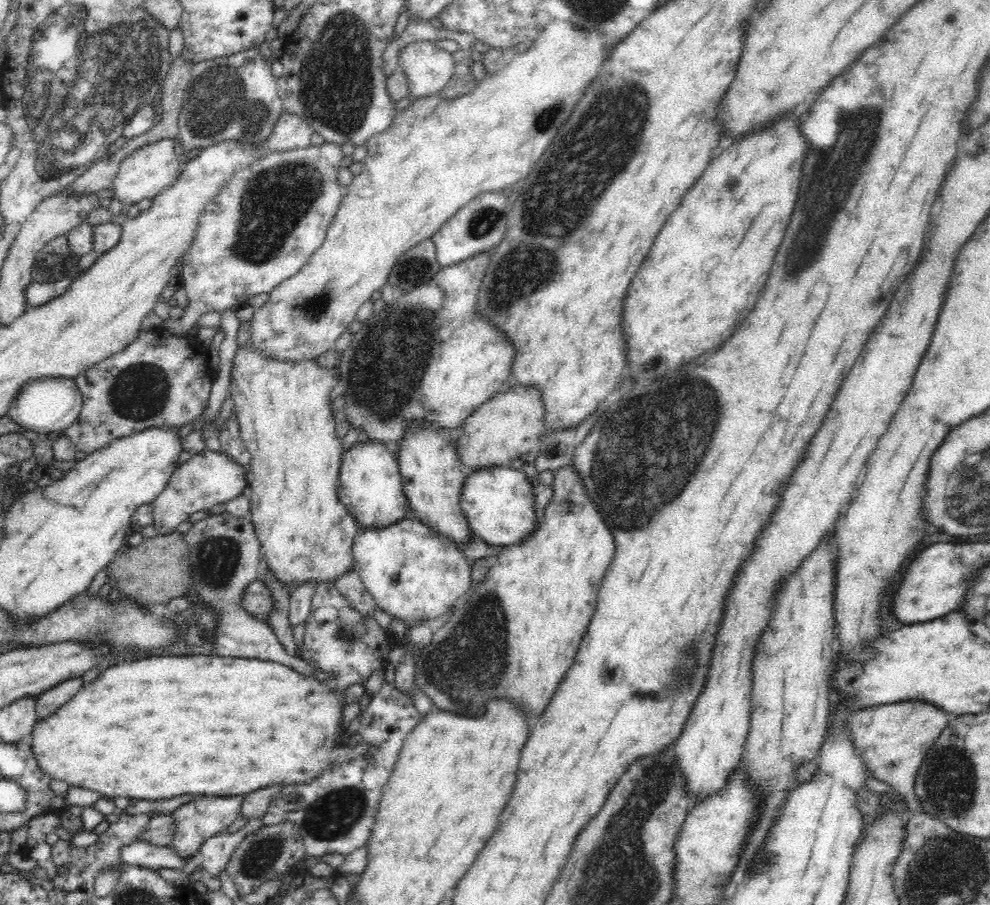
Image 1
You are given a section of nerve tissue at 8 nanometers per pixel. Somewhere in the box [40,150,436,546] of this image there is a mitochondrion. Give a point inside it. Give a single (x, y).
(276, 200)

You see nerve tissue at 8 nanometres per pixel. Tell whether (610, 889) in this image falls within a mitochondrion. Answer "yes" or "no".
yes

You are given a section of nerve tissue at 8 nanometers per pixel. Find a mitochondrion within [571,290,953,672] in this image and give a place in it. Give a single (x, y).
(664, 430)

